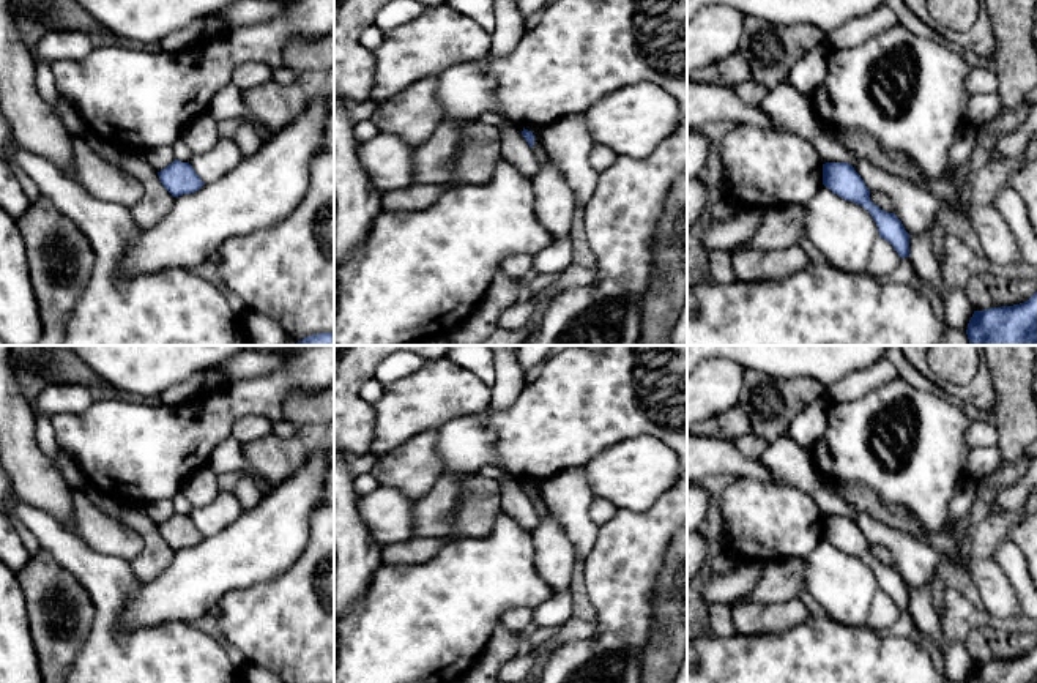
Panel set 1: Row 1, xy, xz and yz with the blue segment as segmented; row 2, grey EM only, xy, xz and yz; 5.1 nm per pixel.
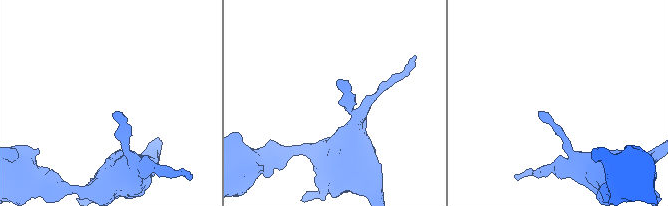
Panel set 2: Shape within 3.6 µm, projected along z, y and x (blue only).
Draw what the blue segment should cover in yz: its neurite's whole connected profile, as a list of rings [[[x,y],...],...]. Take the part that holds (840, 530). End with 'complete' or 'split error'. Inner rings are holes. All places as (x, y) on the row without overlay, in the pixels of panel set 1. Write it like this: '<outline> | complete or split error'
[[[823,517],[823,538],[838,551],[862,558],[875,573],[879,590],[889,595],[901,612],[909,610],[909,587],[901,574],[870,554],[870,543],[851,517]]] | complete

